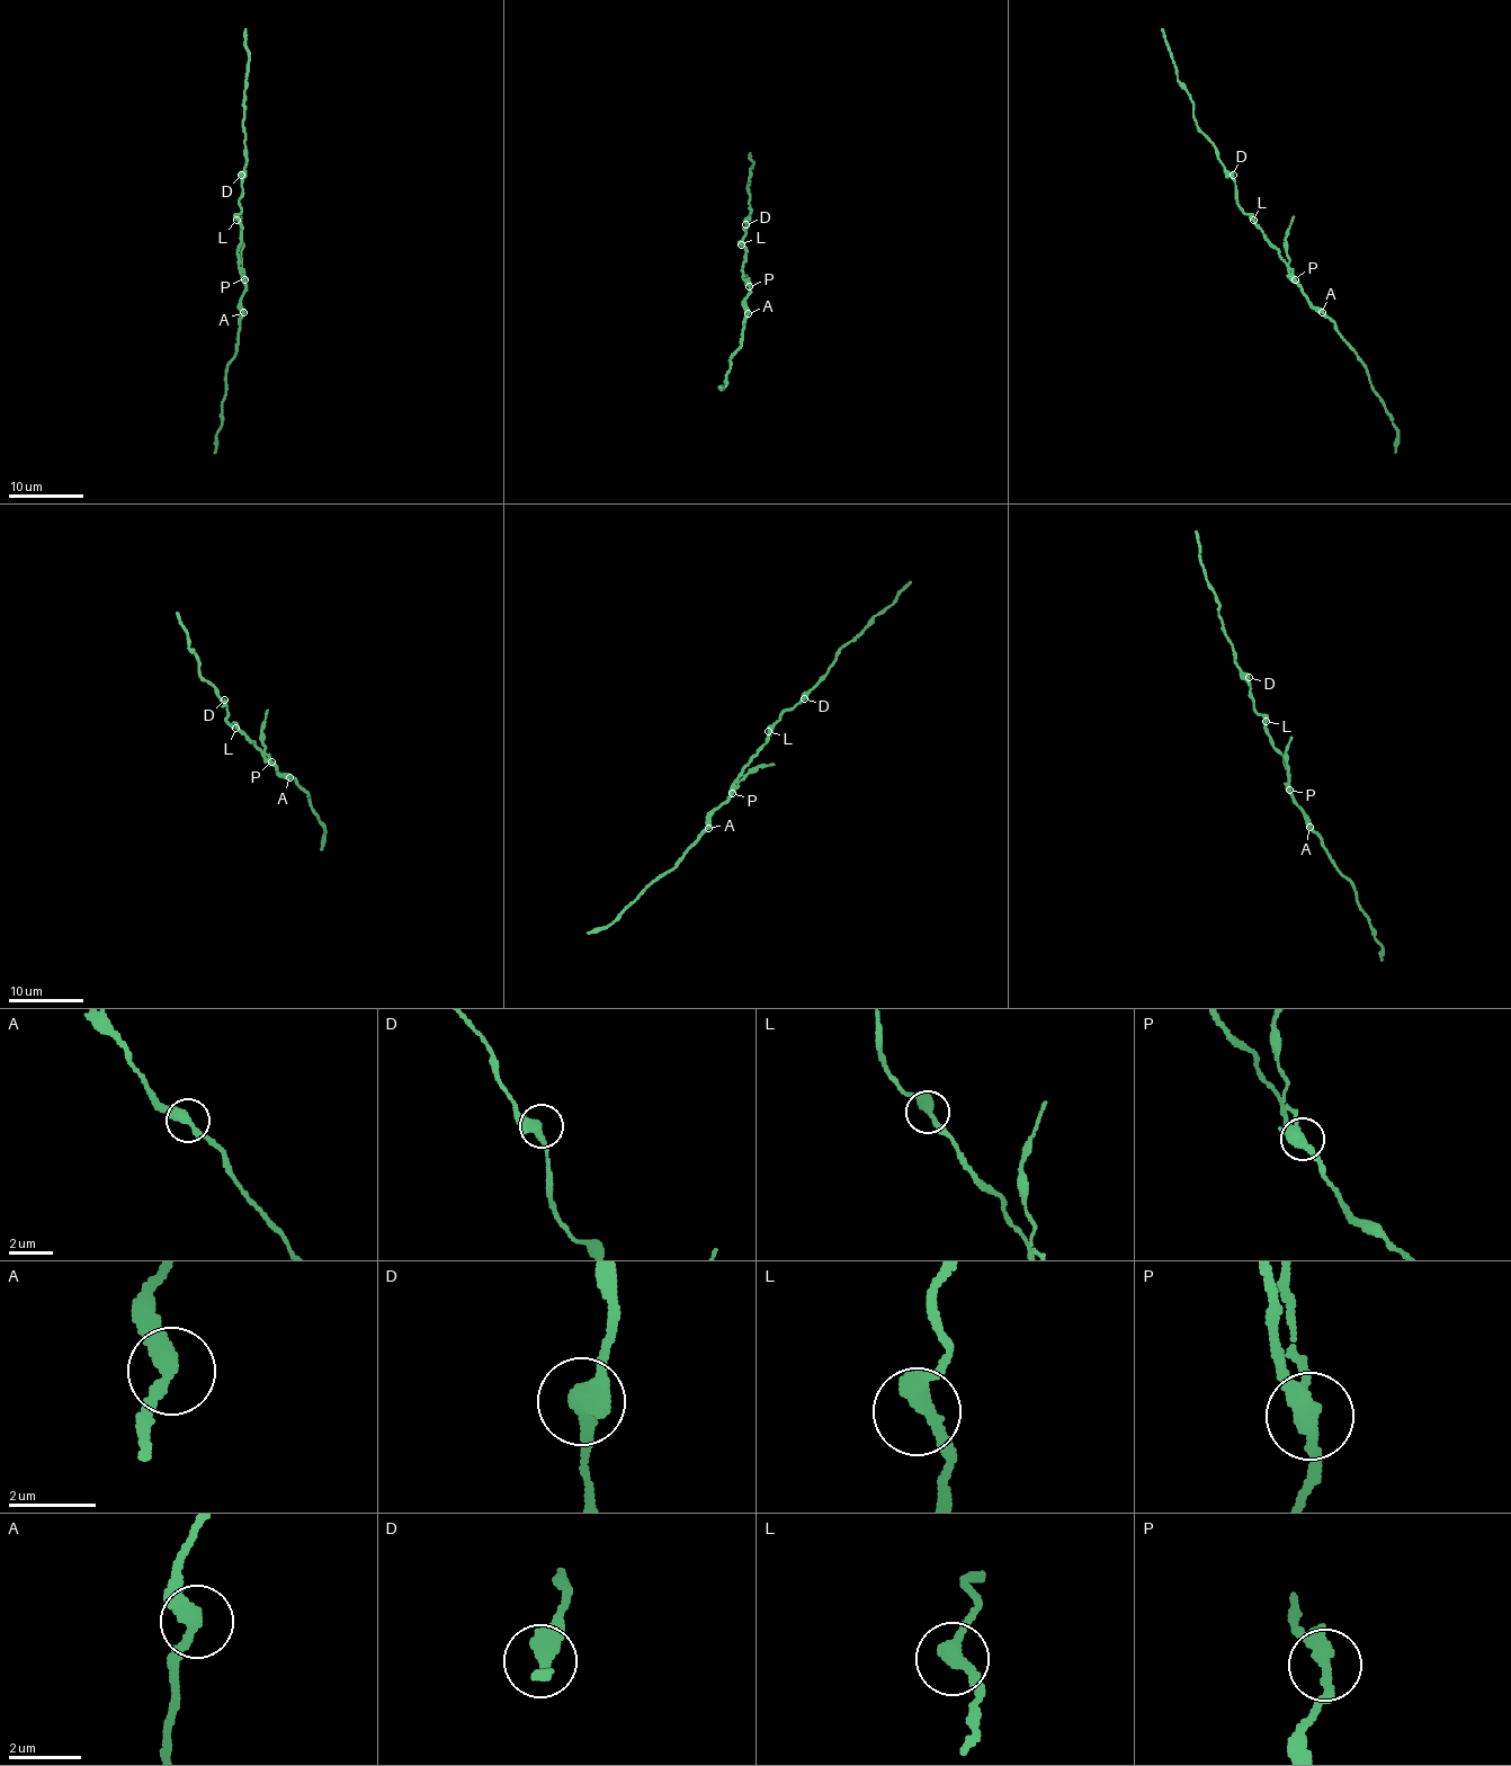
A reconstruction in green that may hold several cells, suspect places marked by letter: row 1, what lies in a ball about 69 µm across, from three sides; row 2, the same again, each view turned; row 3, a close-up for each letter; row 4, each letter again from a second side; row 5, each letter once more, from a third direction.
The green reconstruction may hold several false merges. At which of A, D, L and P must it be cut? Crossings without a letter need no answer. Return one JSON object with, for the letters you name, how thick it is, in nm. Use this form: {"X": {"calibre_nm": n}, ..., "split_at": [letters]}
{"P": {"calibre_nm": 320}, "split_at": ["P"]}

